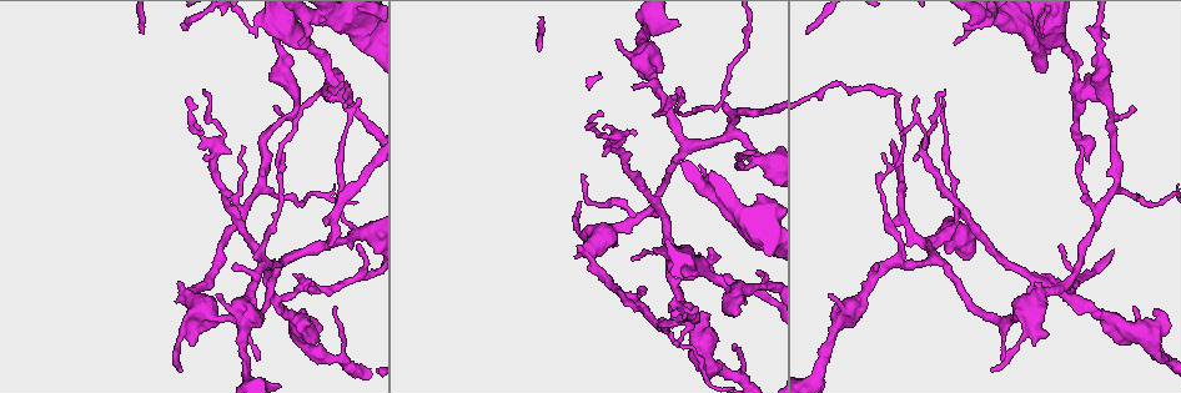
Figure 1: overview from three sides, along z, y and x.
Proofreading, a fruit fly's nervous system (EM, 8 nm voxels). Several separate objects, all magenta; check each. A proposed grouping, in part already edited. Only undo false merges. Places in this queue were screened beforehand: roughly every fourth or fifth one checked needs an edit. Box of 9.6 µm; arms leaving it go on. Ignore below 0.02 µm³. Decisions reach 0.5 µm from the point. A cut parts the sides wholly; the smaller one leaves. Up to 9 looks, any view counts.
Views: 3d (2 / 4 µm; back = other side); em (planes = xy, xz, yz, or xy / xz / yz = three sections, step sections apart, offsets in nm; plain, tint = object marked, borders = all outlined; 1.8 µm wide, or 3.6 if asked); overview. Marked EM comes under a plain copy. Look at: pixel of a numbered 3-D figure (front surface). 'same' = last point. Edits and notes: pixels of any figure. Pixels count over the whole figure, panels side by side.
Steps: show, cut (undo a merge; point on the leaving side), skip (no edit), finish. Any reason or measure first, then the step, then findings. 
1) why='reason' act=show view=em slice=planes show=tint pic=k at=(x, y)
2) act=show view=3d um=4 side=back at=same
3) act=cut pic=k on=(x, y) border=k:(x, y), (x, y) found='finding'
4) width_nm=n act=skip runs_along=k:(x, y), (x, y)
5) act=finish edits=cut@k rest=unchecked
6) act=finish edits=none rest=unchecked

why='a fork' act=show view=em slice=planes show=tint pic=1 at=(290, 261)

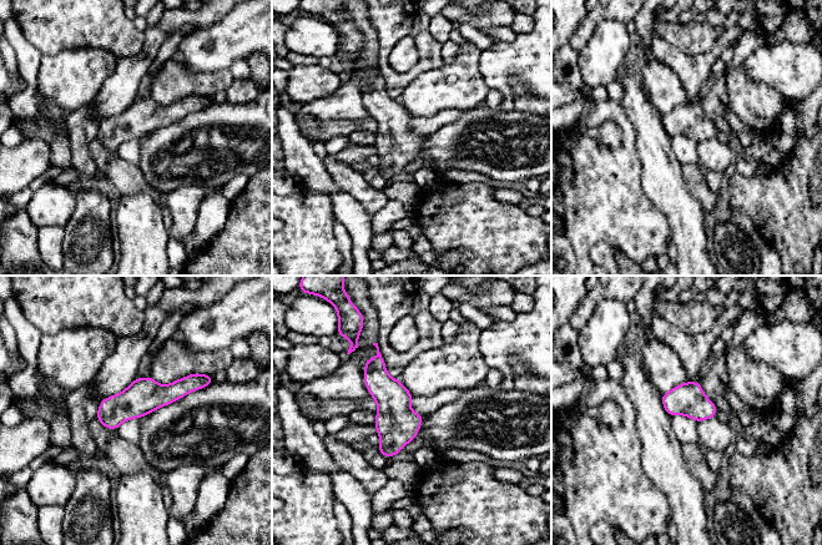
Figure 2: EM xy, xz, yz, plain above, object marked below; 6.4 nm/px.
act=skip found='one cell here'

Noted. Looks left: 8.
why='sharp bend' act=show view=em slice=xz step=4 show=borders pic=1 at=(876, 178)

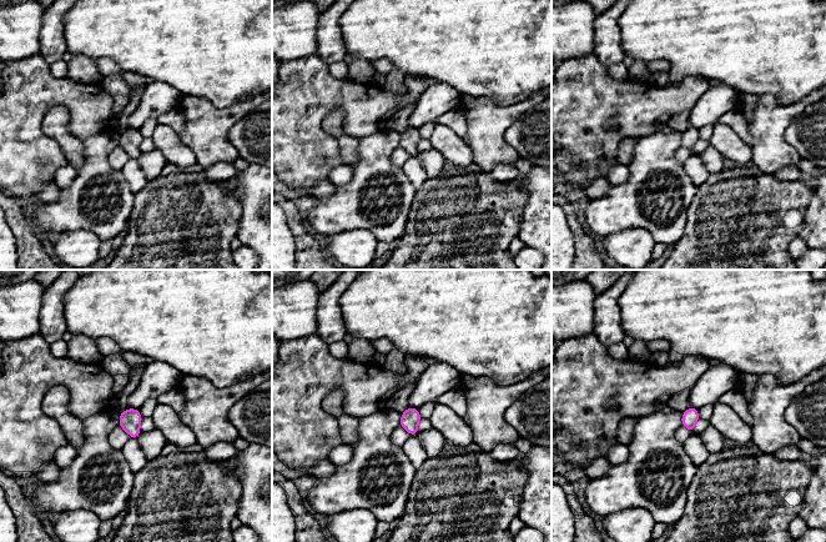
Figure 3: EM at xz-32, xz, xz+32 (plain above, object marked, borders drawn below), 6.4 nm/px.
act=show view=em slice=planes show=borders at=same

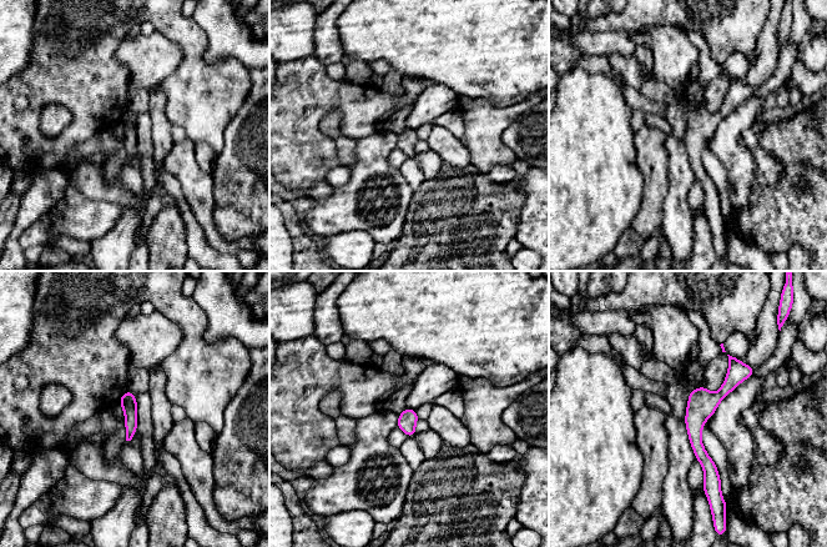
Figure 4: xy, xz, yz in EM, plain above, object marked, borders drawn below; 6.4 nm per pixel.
act=skip runs_along=4:(732, 360), (734, 379), (695, 418), (707, 483) found='continuous, no second cell'

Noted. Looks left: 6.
why='sharp bend' act=show view=em slice=planes show=tint pic=1 at=(1080, 91)

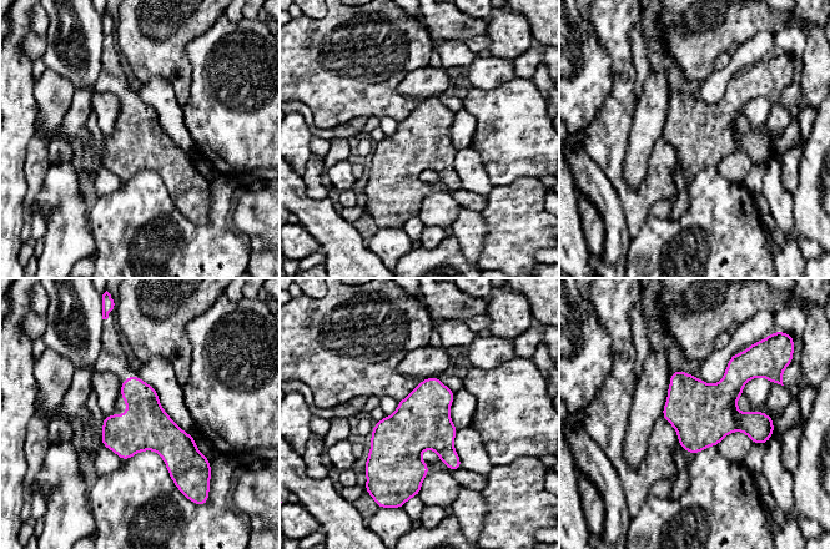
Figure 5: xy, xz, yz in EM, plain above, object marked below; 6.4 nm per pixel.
act=skip found='all the same cell'

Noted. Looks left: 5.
why='thick turns thin' act=show view=em slice=planes show=tint pic=1 at=(367, 19)

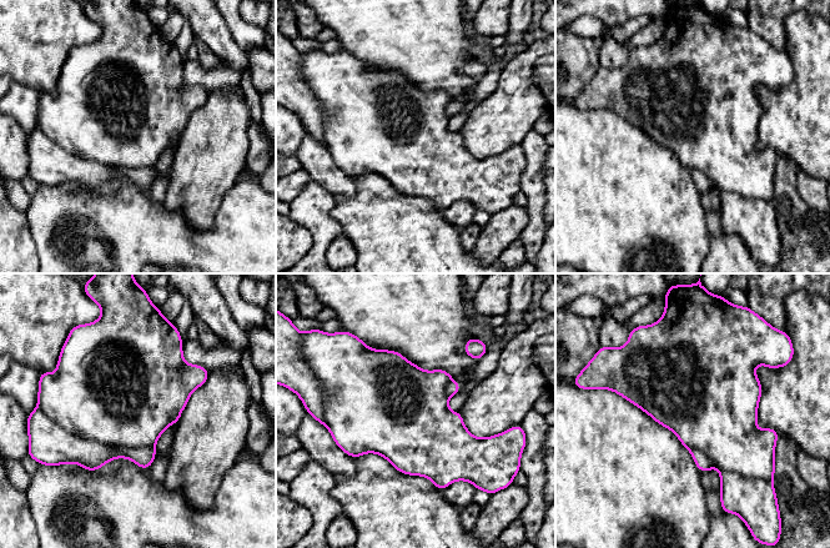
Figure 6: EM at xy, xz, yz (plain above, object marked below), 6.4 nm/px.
act=cut pic=6 on=(65, 447) part_leaving=6:(65, 433), (84, 452), (152, 453) found='two cells meet here'

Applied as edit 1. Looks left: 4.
act=finish edits=cut@6 rest=unchecked

